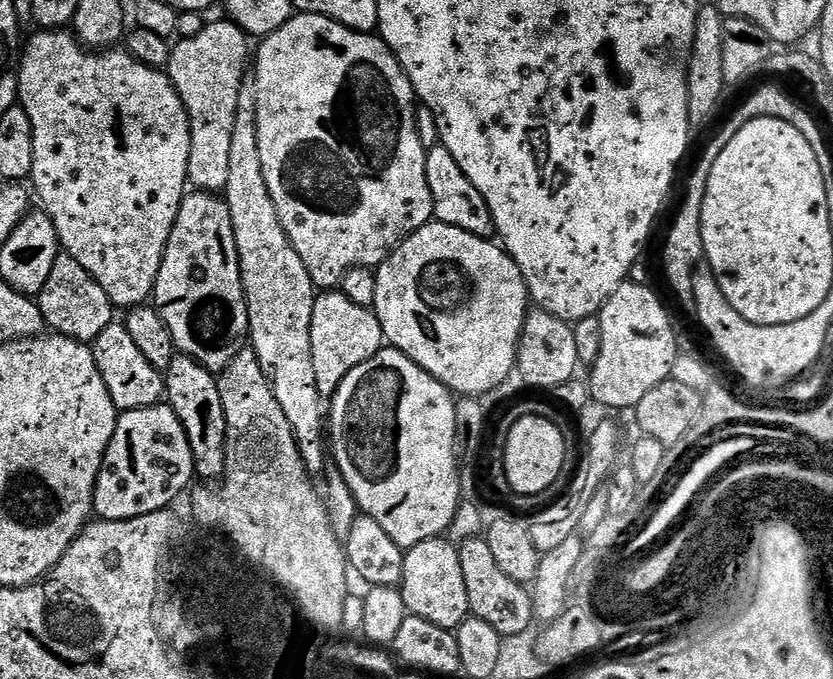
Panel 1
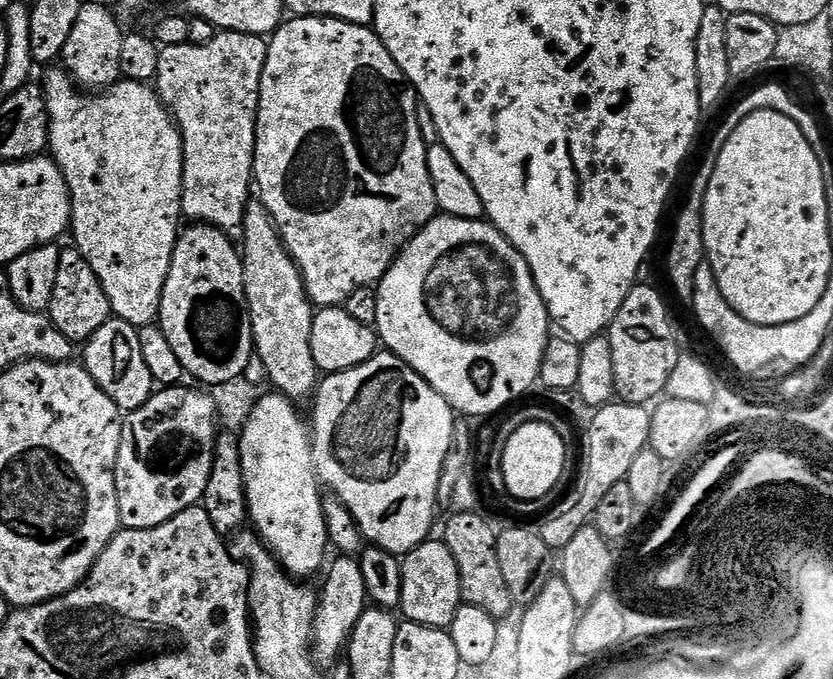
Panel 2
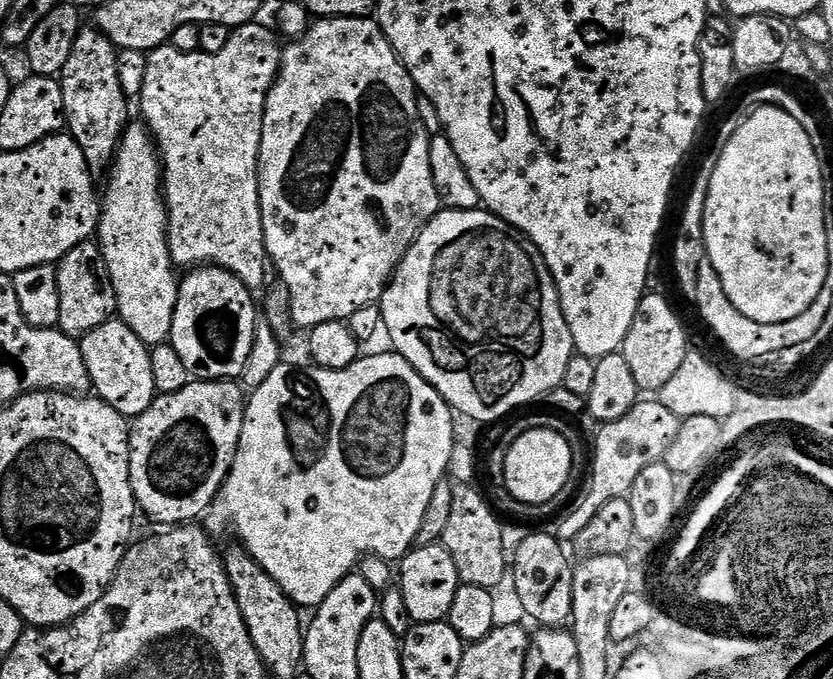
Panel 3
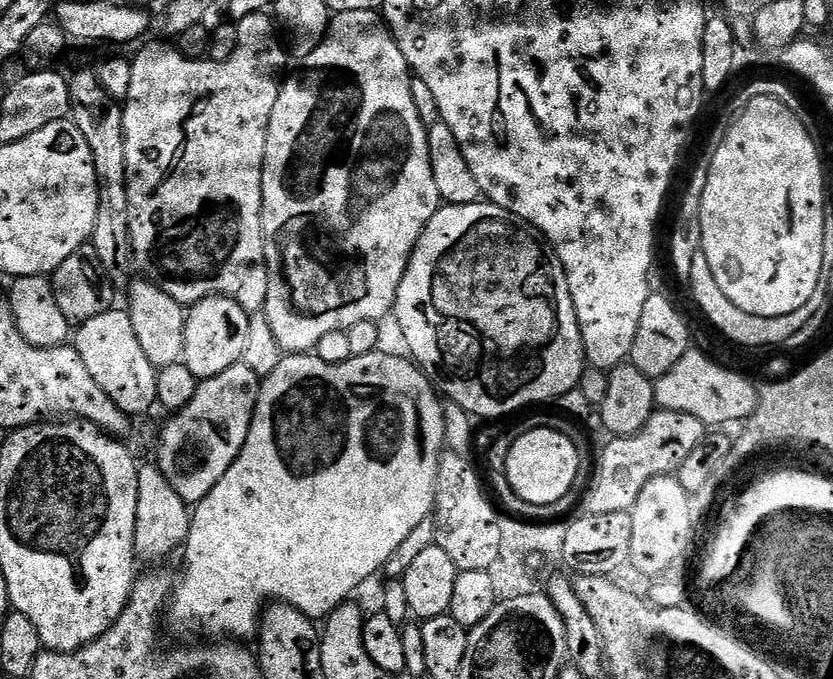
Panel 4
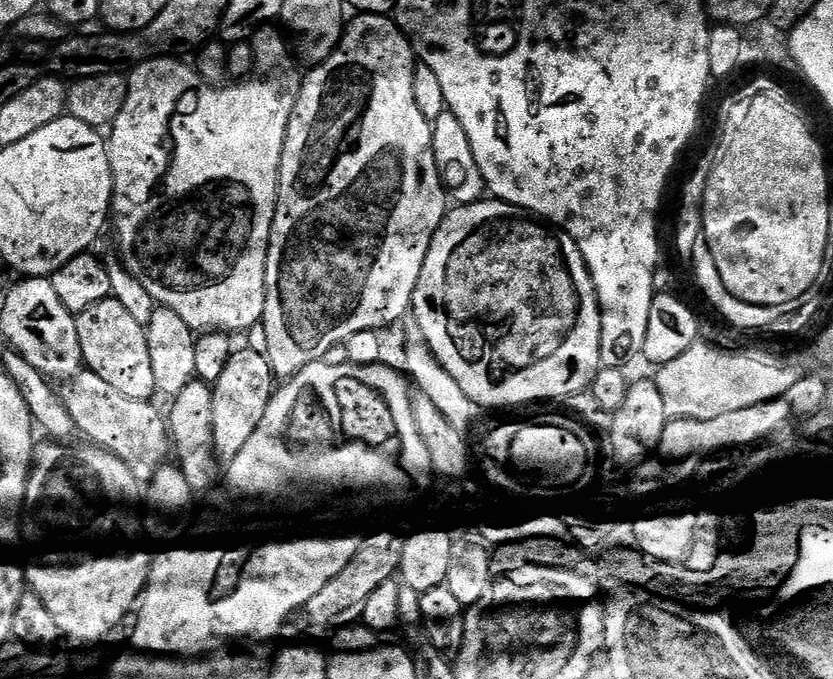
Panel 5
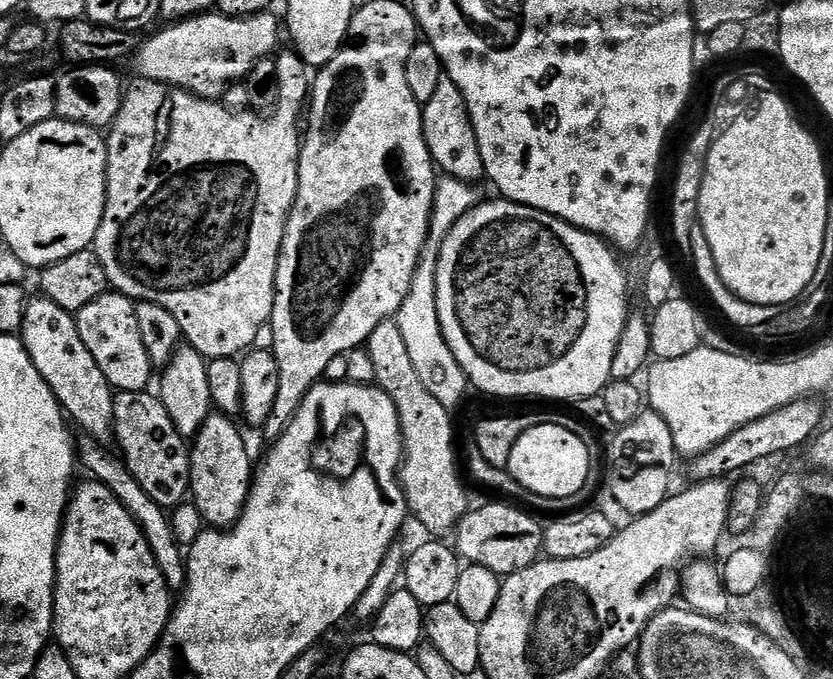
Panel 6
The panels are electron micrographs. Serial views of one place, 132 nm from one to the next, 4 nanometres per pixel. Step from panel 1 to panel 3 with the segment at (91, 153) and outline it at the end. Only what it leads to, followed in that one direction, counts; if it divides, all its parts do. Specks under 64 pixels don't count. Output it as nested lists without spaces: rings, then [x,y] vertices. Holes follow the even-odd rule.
[[[132,122],[124,129],[107,180],[108,189],[102,192],[98,243],[110,282],[114,282],[116,311],[143,344],[165,343],[172,334],[180,285],[168,245],[168,206],[164,202],[160,153],[143,123]]]

